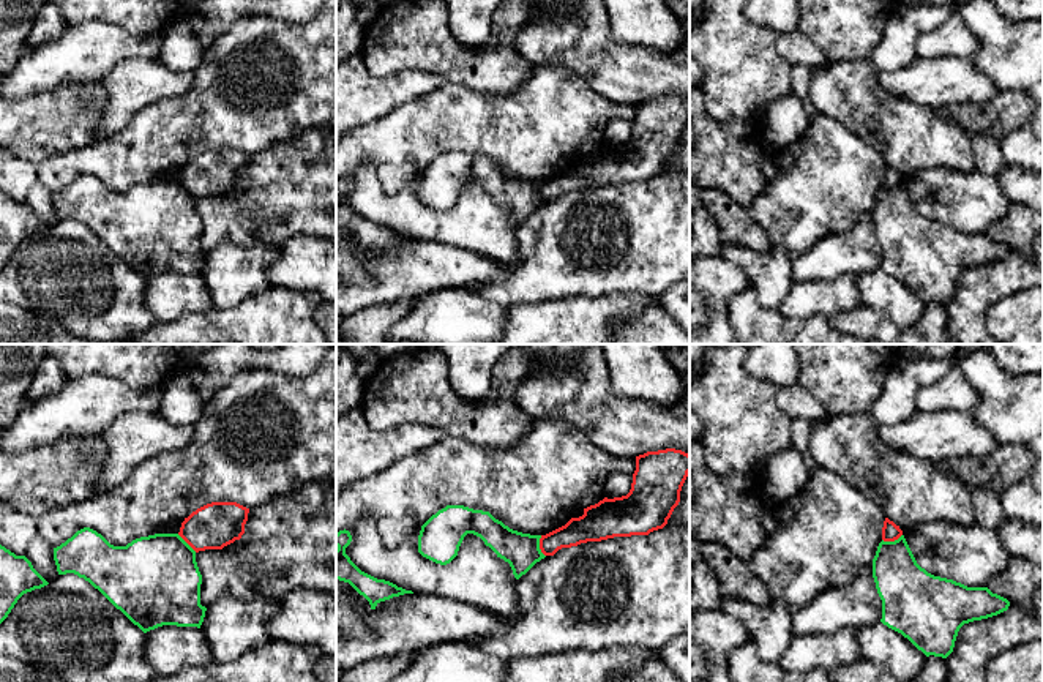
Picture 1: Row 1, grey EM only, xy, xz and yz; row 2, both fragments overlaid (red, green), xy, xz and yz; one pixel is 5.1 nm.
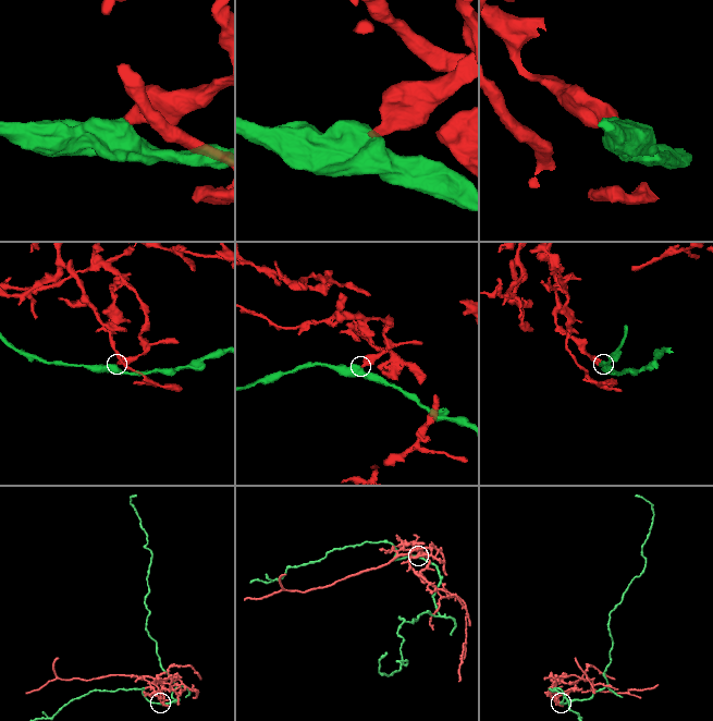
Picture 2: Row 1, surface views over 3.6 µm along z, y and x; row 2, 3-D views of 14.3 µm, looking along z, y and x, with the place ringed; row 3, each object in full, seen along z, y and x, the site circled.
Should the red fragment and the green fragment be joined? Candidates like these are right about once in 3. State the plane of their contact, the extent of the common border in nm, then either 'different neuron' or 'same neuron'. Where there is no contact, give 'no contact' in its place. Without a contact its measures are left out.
meets red in xz; contact 110 nm long; different neuron

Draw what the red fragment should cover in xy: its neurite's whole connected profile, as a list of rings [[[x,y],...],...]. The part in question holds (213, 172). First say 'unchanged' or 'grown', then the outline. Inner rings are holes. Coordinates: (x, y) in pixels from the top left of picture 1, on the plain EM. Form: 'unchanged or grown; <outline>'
unchanged; [[[211,148],[181,169],[178,182],[196,197],[222,196],[245,180],[249,155],[237,148]]]

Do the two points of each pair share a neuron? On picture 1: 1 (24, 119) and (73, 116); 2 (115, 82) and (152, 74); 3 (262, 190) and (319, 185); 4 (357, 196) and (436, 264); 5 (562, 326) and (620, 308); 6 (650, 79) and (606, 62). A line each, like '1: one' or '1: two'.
1: one
2: one
3: one
4: two
5: one
6: one

